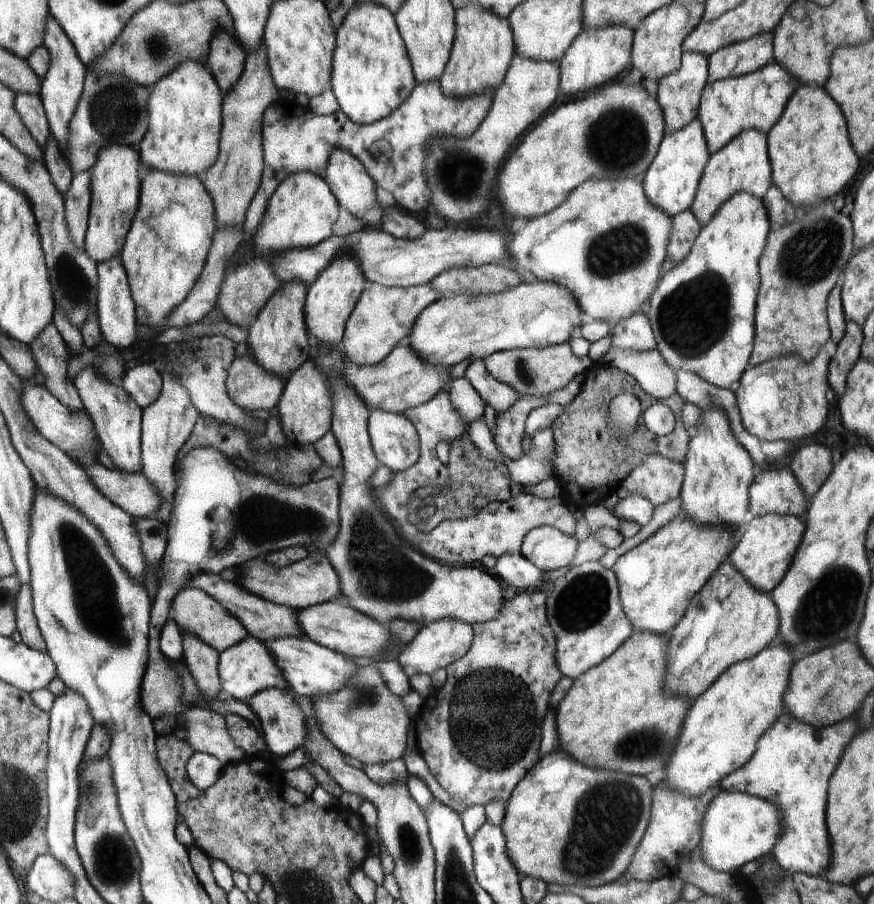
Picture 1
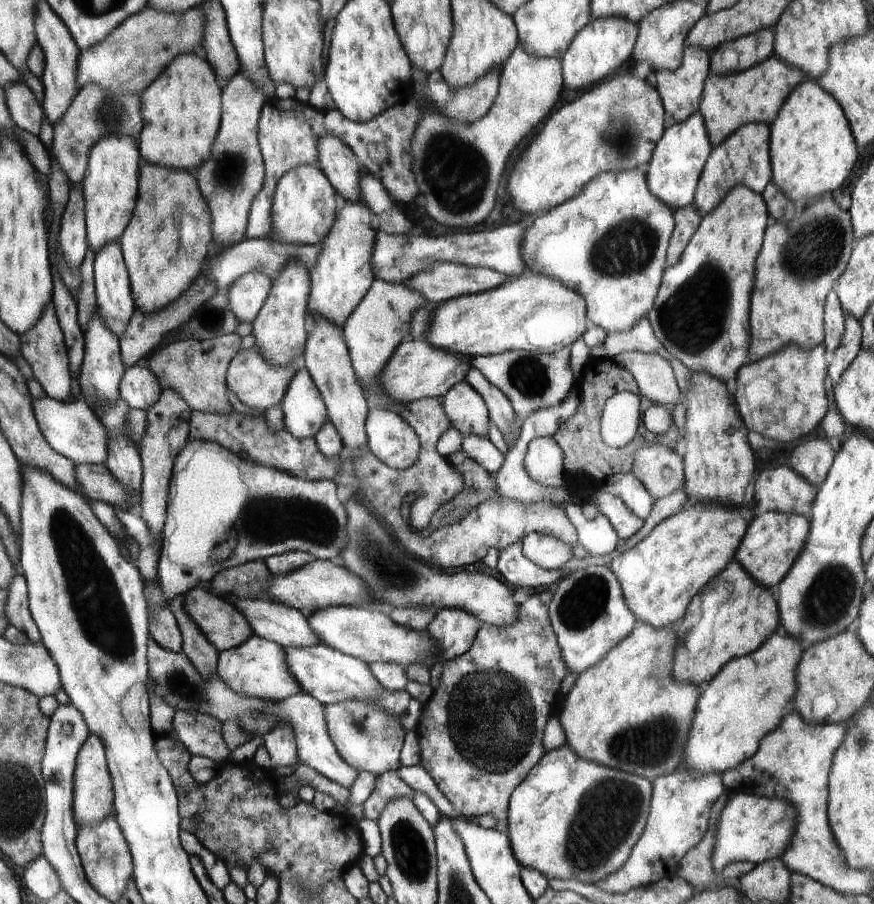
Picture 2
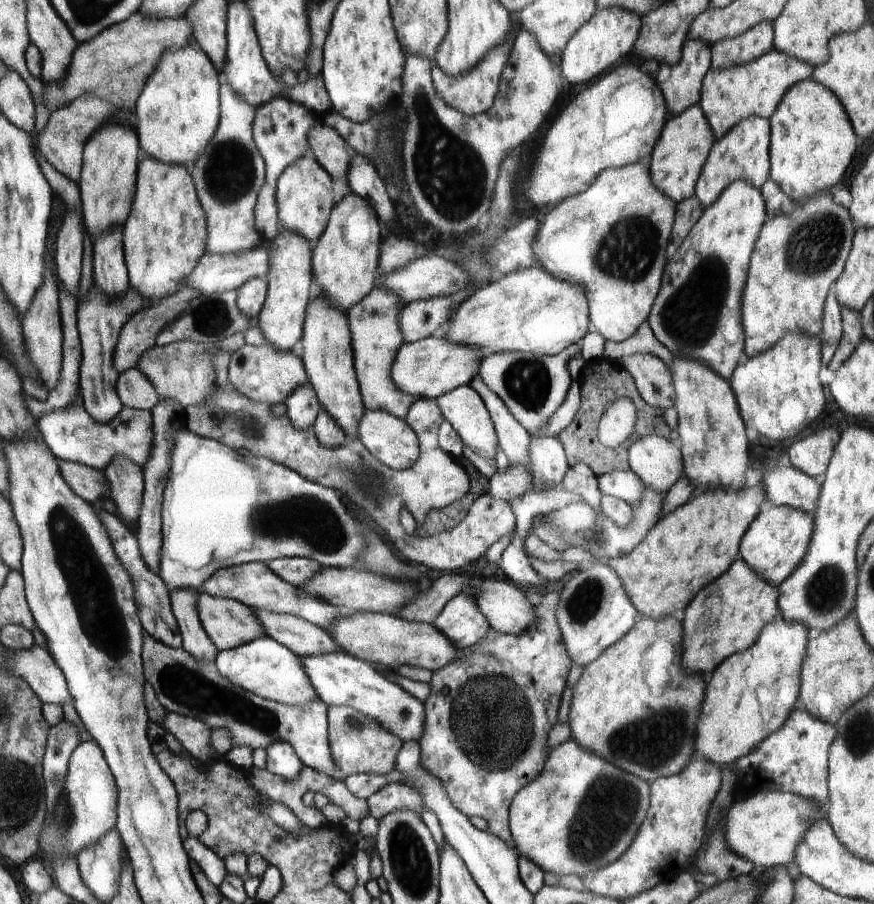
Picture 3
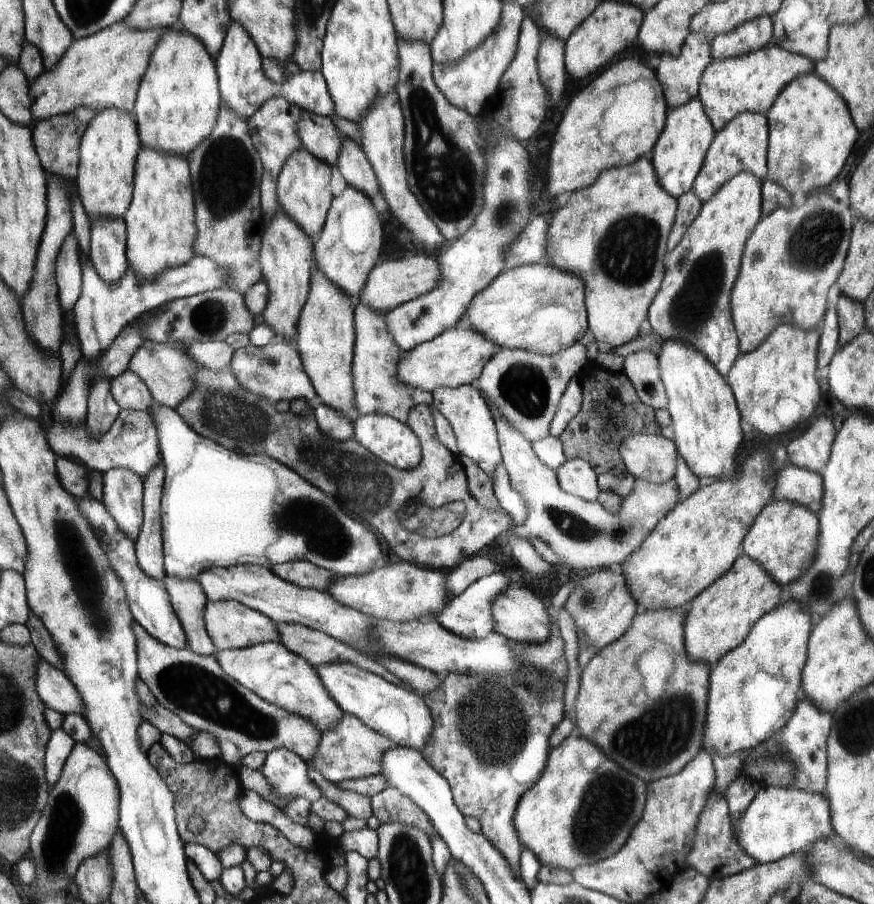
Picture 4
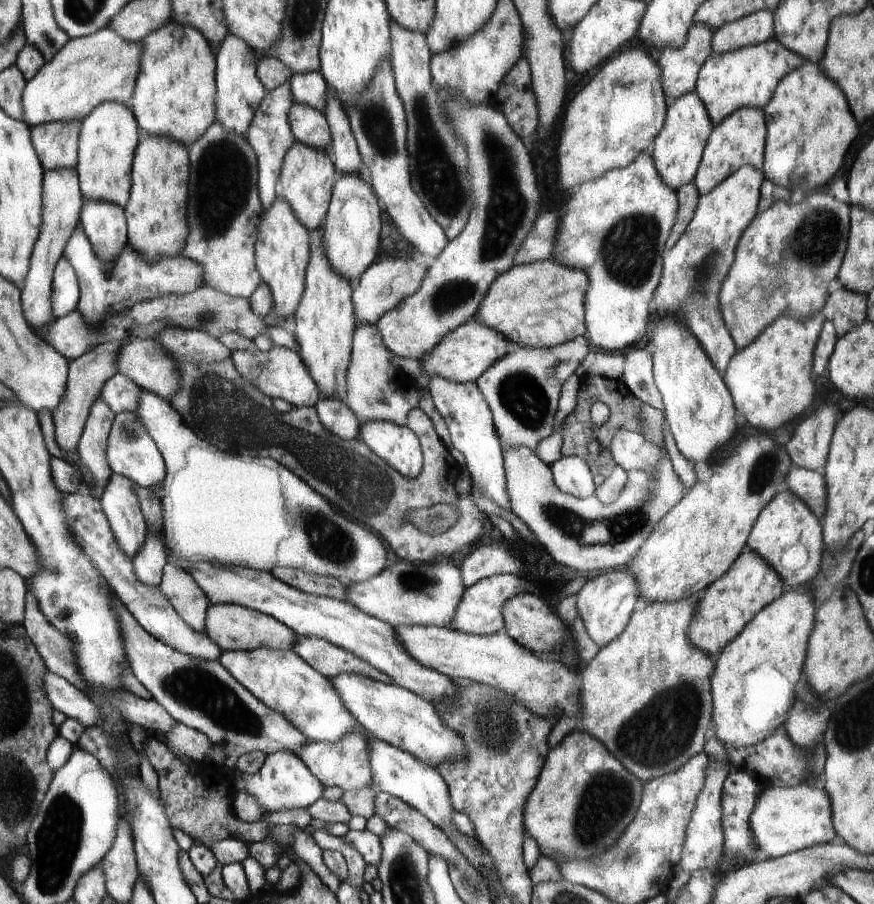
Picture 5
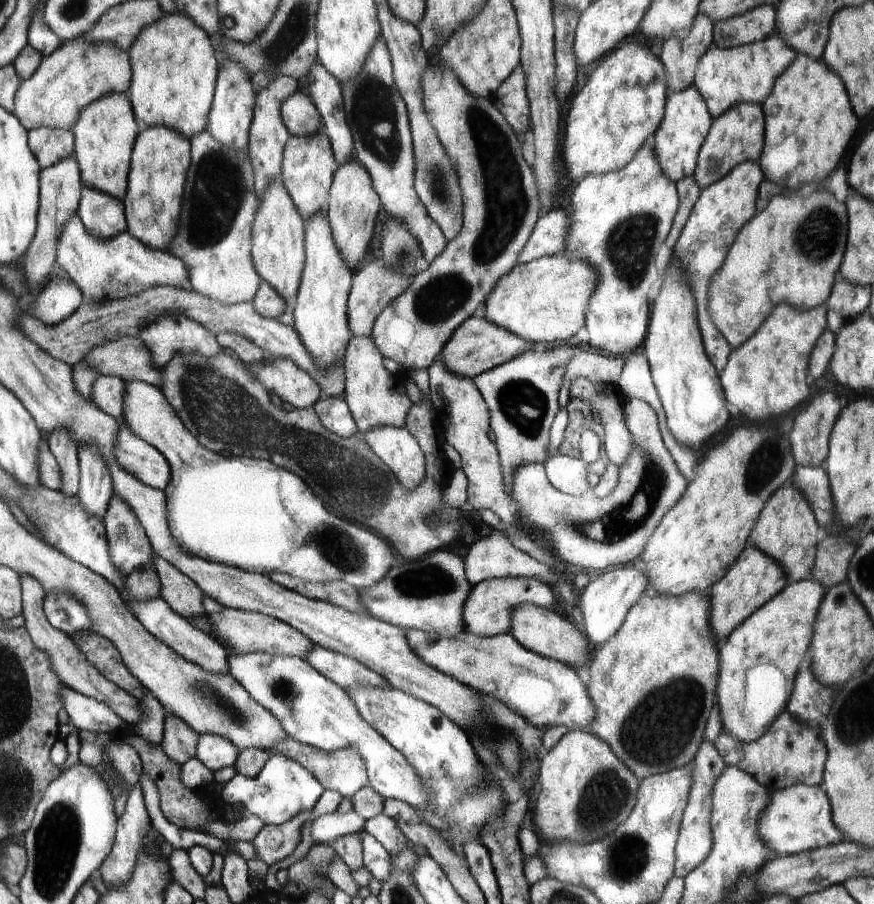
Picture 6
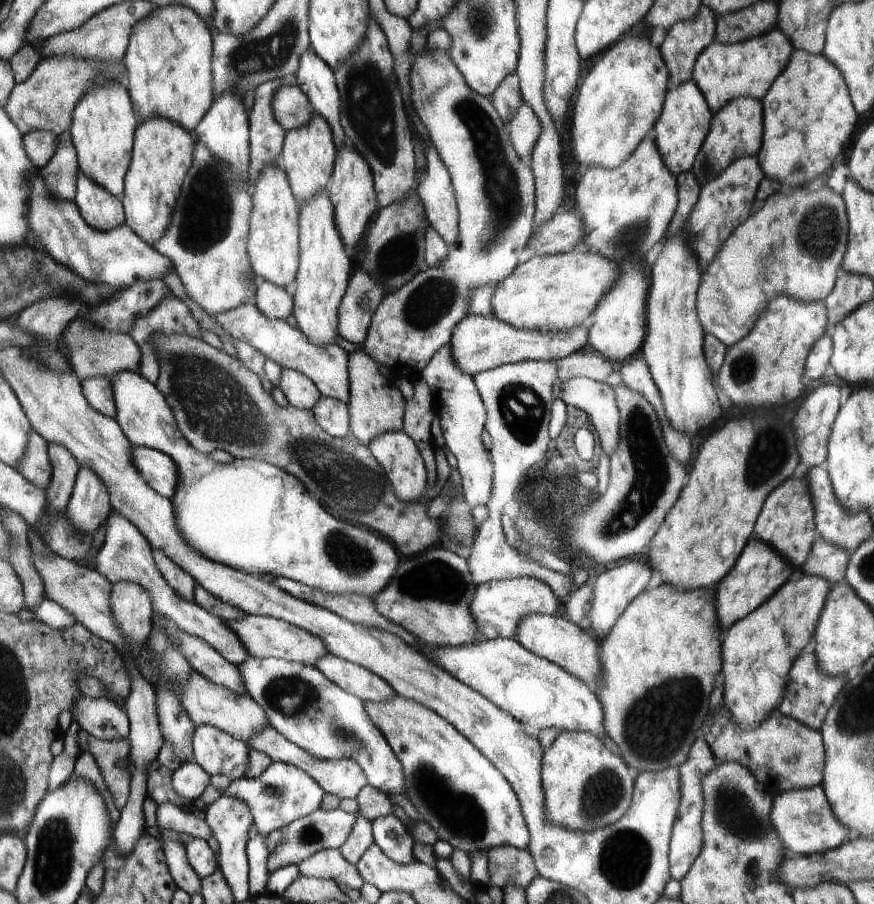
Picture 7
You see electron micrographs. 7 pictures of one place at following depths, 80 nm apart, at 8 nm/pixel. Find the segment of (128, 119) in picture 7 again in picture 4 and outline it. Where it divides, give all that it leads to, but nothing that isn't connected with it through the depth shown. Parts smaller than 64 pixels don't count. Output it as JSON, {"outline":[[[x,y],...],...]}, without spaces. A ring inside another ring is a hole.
{"outline":[[[104,109],[98,112],[95,118],[88,123],[87,130],[84,131],[83,140],[79,146],[79,174],[78,178],[74,180],[74,184],[78,190],[80,202],[82,202],[90,219],[110,217],[123,220],[130,206],[135,162],[142,146],[142,140],[138,138],[139,130],[136,130],[136,125],[128,114],[124,114],[123,110]]]}

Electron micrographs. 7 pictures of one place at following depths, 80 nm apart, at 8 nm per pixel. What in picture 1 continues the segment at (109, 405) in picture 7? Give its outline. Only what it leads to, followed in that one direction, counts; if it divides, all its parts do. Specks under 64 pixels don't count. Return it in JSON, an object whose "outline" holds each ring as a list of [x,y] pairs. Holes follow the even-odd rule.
{"outline":[[[138,363],[124,374],[121,385],[122,390],[144,410],[162,395],[163,378],[153,364]]]}

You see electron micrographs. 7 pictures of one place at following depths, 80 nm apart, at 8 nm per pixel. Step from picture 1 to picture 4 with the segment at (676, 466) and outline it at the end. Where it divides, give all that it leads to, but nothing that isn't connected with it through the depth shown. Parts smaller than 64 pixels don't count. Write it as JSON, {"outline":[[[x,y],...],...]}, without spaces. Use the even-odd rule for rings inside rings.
{"outline":[[[638,433],[619,446],[627,472],[636,479],[661,485],[674,479],[679,453],[675,442],[661,434]]]}

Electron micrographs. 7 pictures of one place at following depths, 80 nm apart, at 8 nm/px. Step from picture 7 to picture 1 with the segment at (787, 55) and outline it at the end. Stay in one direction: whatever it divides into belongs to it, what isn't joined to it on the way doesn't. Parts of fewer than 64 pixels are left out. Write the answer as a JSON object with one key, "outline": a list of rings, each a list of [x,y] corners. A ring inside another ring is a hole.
{"outline":[[[778,62],[748,75],[712,80],[712,84],[708,84],[708,92],[704,92],[704,104],[699,105],[697,117],[702,122],[711,154],[719,152],[720,148],[724,148],[744,130],[754,128],[768,135],[780,120],[790,96],[800,84],[796,76],[792,76]]]}

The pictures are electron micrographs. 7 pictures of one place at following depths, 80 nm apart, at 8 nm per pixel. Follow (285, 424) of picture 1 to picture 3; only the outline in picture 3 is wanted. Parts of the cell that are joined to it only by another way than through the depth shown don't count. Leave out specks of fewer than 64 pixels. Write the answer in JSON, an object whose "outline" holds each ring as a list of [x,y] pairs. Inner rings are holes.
{"outline":[[[309,382],[298,385],[287,396],[284,404],[287,406],[286,416],[297,429],[308,431],[314,428],[322,404],[316,398],[316,392]]]}

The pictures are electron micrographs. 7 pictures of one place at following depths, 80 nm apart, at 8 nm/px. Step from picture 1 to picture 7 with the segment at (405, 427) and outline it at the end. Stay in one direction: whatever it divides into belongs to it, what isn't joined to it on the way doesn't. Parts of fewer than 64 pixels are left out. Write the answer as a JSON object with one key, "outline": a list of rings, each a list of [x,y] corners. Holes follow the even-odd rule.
{"outline":[[[385,432],[375,436],[374,440],[370,442],[370,450],[372,456],[387,472],[393,491],[401,501],[426,498],[426,468],[424,468],[424,462],[422,462],[422,456],[420,456],[416,444],[412,442],[412,438],[408,438],[407,432]]]}

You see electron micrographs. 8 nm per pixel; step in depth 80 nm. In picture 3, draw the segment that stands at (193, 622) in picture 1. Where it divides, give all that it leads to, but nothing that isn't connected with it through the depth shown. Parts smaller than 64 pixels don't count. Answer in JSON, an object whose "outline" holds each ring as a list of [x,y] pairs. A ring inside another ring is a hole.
{"outline":[[[200,590],[199,619],[219,651],[227,651],[267,636],[248,605]]]}

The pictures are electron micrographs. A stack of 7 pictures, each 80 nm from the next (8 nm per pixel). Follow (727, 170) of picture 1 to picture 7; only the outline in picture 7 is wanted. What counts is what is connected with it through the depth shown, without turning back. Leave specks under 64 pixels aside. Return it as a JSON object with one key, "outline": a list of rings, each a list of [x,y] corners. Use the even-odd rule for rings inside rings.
{"outline":[[[738,97],[713,113],[710,130],[691,168],[701,186],[720,176],[736,159],[757,155],[762,150],[763,127],[763,104],[754,97]]]}

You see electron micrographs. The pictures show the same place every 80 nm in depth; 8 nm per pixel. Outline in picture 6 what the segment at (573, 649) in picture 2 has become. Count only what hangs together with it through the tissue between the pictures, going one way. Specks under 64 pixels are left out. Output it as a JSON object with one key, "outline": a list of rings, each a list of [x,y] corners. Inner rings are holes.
{"outline":[[[626,565],[616,570],[604,570],[595,580],[591,580],[581,591],[577,604],[583,614],[584,635],[595,648],[599,648],[612,638],[623,626],[631,608],[639,602],[650,578],[637,566]]]}

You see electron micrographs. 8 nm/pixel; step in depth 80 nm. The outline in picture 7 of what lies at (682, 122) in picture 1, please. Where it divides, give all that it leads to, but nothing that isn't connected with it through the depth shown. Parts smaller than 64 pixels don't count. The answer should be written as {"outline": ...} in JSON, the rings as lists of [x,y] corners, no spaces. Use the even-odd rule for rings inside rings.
{"outline":[[[702,6],[694,19],[676,23],[667,31],[659,49],[671,71],[671,90],[692,80],[698,55],[713,43],[717,27],[714,15],[711,8]]]}

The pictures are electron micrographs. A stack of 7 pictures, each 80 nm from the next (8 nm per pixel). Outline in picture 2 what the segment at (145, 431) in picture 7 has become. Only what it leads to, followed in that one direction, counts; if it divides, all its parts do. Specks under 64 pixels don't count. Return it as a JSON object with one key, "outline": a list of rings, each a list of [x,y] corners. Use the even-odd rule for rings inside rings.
{"outline":[[[190,438],[175,458],[172,474],[167,517],[160,533],[162,548],[156,581],[163,602],[168,606],[177,596],[186,596],[188,591],[210,582],[224,569],[290,551],[302,551],[316,559],[338,562],[350,544],[347,510],[336,496],[334,481],[305,481],[236,455],[218,443]]]}

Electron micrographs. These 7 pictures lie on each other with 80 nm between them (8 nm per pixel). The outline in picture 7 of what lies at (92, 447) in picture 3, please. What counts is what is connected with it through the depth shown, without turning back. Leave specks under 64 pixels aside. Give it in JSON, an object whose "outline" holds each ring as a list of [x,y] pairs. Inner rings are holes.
{"outline":[[[132,445],[132,462],[139,473],[144,477],[149,485],[157,493],[160,493],[163,497],[168,497],[171,500],[171,496],[175,494],[176,487],[179,482],[179,468],[175,461],[172,460],[171,456],[167,453],[157,451],[148,447],[141,447],[138,445]]]}

